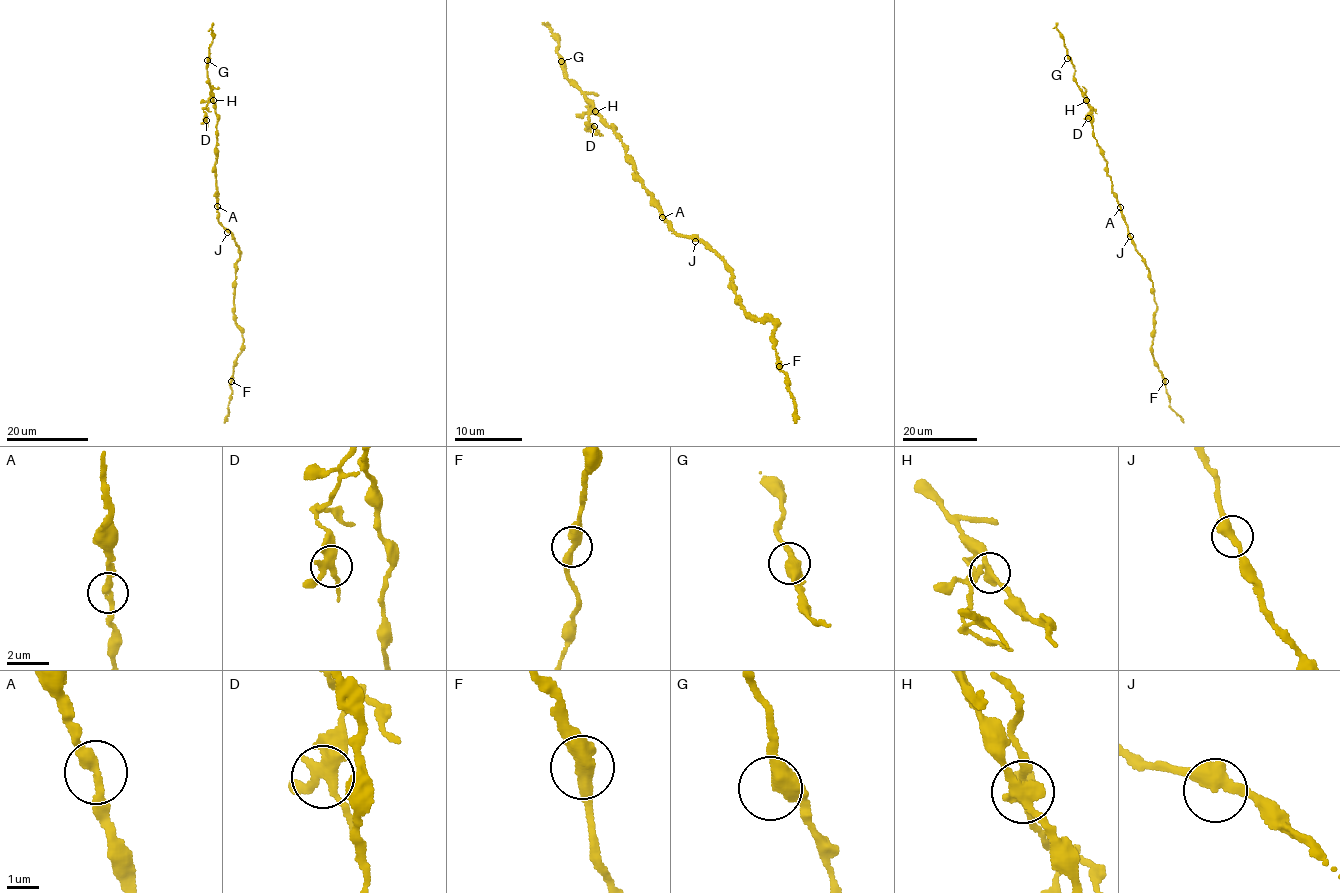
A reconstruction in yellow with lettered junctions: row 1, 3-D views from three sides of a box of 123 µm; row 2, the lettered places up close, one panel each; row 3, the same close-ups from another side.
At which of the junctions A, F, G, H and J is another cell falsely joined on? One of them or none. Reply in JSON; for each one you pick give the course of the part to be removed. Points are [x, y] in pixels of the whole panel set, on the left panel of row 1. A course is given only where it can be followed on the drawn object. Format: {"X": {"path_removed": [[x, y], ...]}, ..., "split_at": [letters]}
{"H": {"path_removed": [[213, 99], [203, 110], [207, 126]]}, "split_at": ["H"]}

